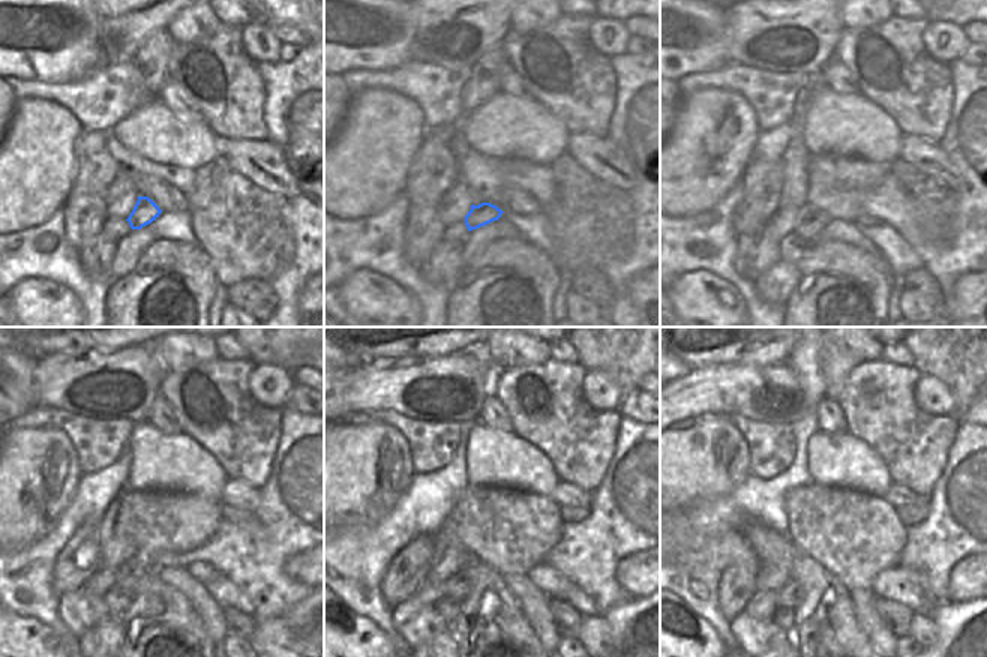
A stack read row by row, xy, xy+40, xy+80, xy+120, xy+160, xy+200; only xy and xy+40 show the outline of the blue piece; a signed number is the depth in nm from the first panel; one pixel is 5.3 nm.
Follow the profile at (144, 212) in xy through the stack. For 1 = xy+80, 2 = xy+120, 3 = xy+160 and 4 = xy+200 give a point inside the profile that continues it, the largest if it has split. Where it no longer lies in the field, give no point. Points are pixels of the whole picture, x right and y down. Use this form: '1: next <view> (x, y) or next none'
1: next xy+80 (810, 222)
2: next xy+120 (140, 563)
3: next xy+160 (456, 588)
4: next xy+200 (789, 596)

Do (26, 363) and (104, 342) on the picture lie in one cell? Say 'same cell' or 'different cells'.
different cells

